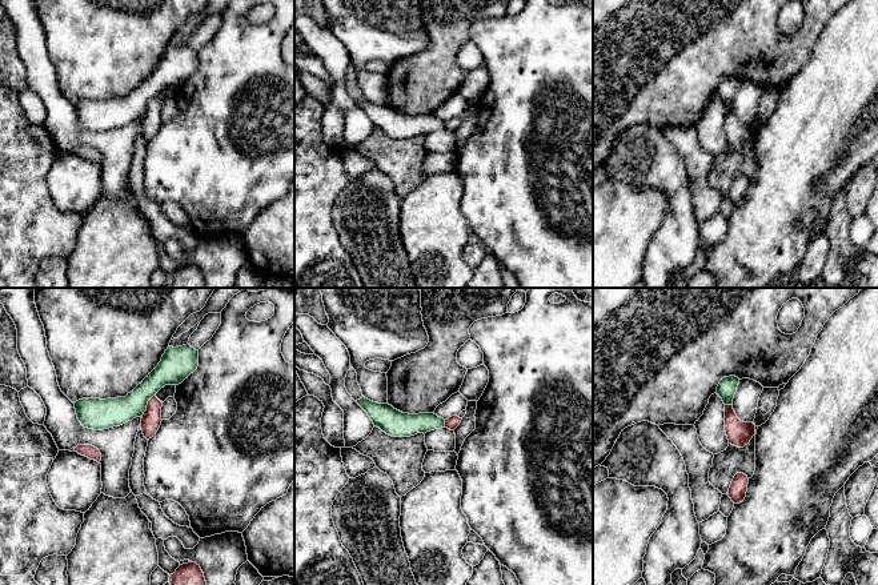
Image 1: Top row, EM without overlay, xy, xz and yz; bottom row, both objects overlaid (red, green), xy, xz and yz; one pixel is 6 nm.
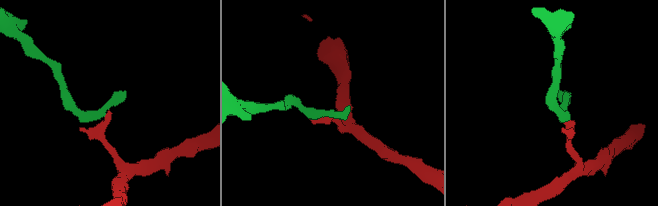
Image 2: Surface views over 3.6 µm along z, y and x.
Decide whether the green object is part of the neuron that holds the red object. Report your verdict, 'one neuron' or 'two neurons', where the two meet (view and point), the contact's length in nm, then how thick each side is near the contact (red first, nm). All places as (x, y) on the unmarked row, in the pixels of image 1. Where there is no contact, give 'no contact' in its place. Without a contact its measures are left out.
two neurons; meets red in xy at (147, 107); contact 150 nm long; 120 nm thick on the red side, 180 nm on the other

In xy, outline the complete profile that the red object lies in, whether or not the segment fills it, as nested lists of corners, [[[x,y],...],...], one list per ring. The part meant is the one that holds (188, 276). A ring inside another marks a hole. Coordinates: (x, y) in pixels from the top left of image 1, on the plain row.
[[[196,264],[180,267],[169,279],[171,288],[207,288],[204,275]]]

